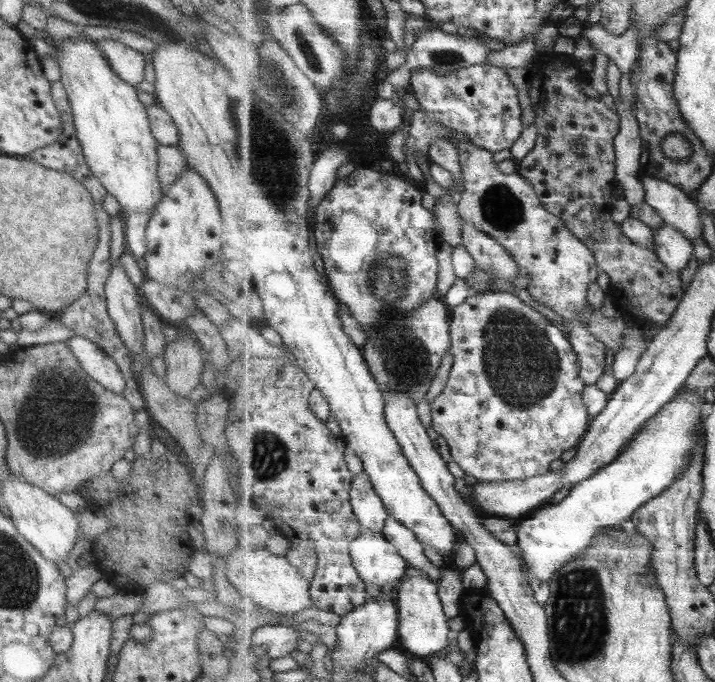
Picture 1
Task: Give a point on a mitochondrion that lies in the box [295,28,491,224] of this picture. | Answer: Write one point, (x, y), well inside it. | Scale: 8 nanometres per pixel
(443, 59)

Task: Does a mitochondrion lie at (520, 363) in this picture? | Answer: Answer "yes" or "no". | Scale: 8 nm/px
yes

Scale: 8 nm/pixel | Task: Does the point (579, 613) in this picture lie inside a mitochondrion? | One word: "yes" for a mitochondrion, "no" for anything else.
yes

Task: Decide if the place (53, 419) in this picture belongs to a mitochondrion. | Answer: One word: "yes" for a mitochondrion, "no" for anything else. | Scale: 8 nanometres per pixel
yes

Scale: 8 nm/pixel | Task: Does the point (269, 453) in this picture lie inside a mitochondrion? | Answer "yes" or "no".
yes

